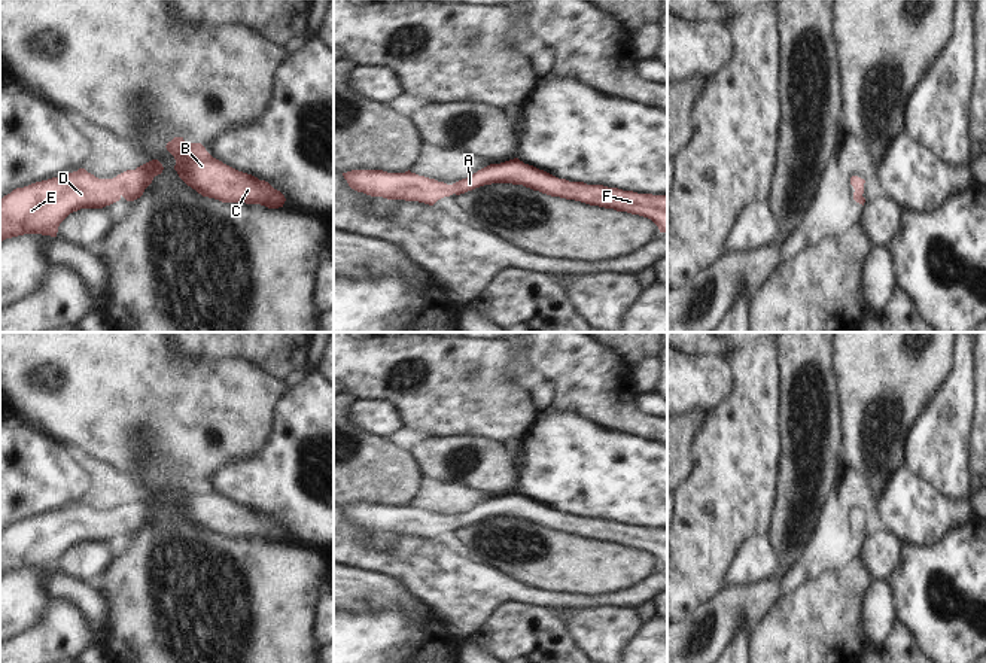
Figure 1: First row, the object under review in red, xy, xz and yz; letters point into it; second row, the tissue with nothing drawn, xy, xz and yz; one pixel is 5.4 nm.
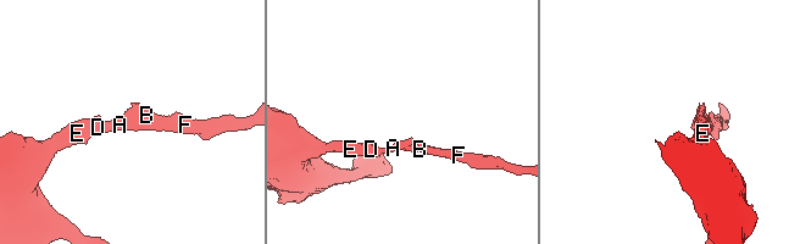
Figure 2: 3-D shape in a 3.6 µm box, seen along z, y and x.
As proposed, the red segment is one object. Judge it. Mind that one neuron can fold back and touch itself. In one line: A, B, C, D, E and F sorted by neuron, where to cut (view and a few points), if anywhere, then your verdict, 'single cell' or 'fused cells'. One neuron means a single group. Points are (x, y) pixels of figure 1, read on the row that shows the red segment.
groups A B C D E F; cut none; single cell

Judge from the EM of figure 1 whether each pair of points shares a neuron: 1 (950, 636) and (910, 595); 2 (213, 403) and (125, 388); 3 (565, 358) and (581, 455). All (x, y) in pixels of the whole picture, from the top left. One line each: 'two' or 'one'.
1: one
2: one
3: two

